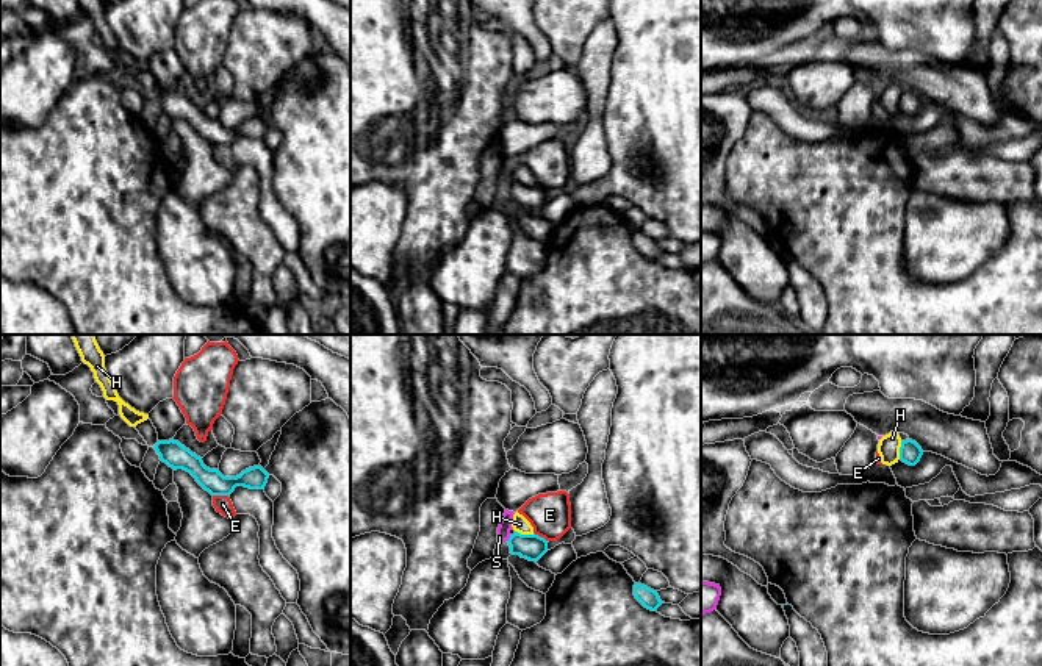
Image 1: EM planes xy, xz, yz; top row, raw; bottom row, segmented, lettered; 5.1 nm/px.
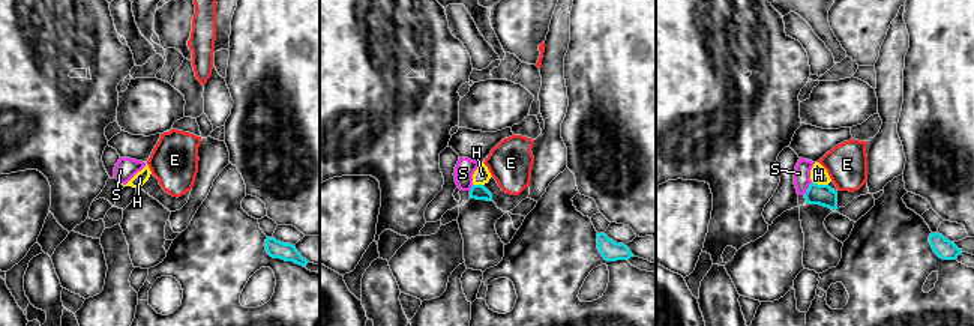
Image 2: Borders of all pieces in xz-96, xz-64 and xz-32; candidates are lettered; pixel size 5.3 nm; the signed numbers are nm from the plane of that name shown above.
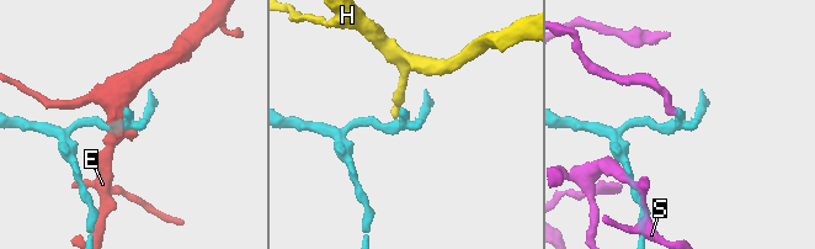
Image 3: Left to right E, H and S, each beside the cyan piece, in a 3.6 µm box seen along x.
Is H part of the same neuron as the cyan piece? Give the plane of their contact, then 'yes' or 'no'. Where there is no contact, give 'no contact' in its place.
xz | no

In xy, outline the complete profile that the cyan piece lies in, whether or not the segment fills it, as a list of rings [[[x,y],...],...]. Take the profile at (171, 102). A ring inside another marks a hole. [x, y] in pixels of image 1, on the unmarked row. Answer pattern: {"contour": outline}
{"contour": [[[158,91],[153,97],[160,109],[174,120],[189,122],[196,131],[211,145],[230,145],[236,136],[264,139],[269,124],[261,116],[243,120],[236,127],[224,127],[219,119],[210,119],[202,108],[181,95],[178,91]]]}

